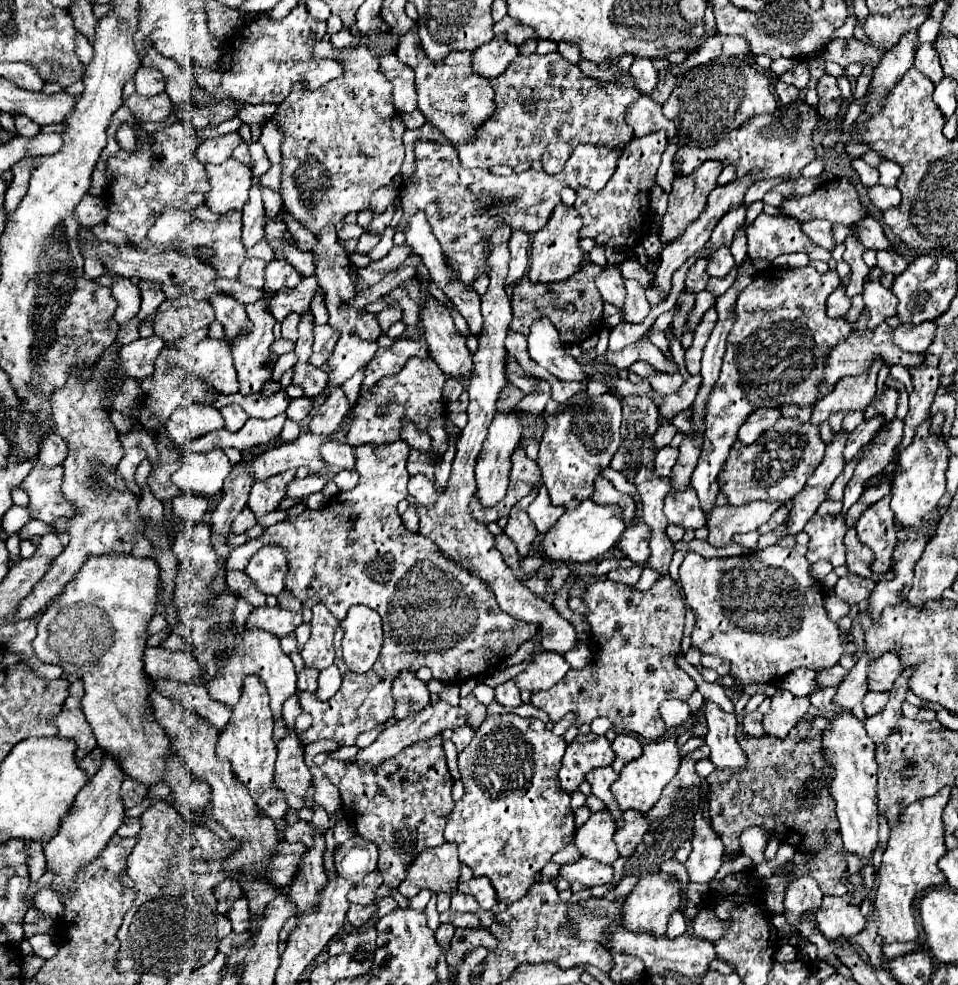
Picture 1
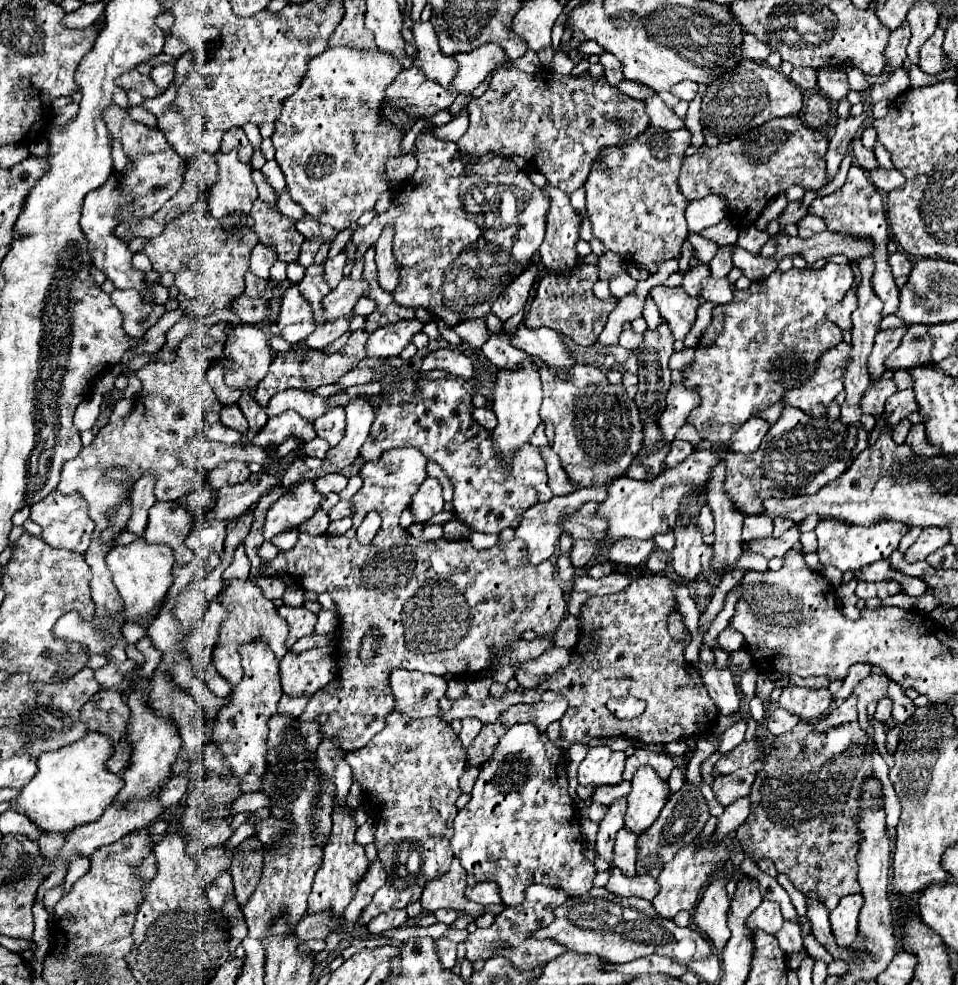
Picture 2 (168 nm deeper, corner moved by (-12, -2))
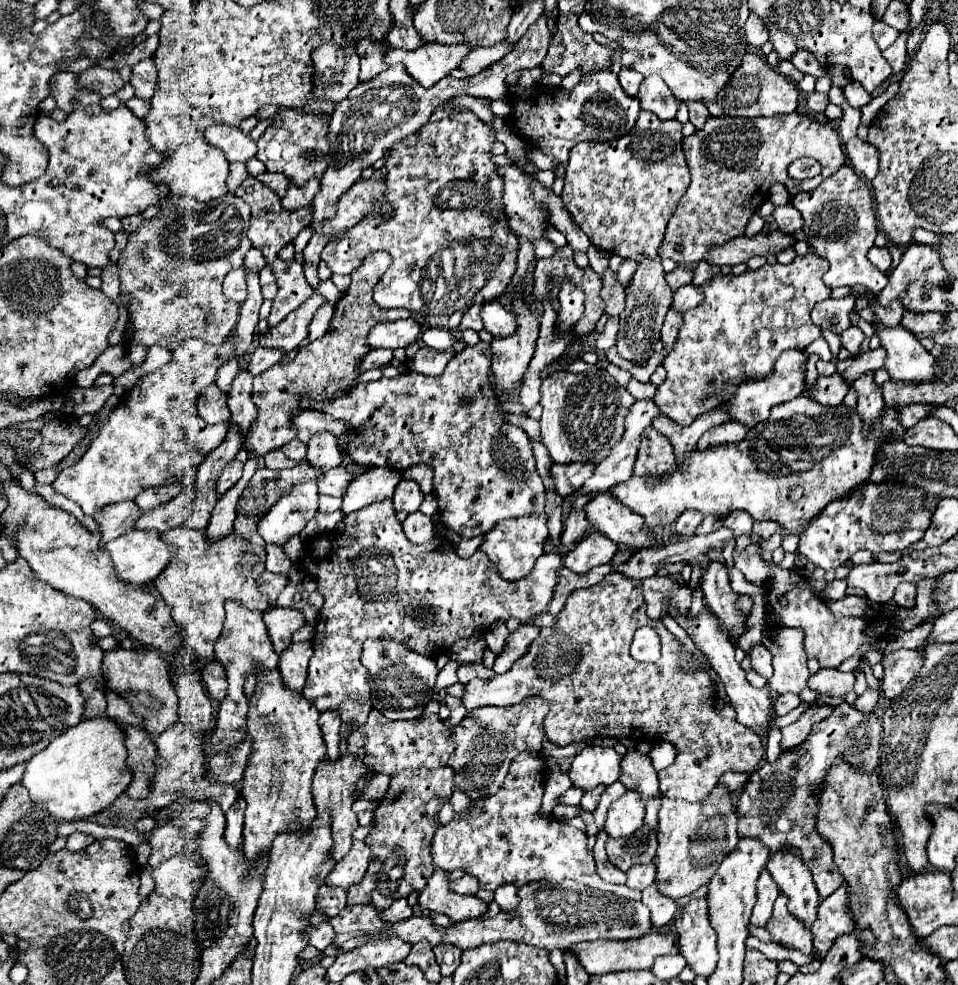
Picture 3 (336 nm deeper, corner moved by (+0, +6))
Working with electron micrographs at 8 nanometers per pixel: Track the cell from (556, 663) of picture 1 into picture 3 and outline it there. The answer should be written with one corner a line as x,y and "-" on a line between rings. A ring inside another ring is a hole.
520,624
520,628
508,636
504,652
494,662
494,672
504,674
520,656
524,656
534,642
534,638
540,634
540,628
536,624

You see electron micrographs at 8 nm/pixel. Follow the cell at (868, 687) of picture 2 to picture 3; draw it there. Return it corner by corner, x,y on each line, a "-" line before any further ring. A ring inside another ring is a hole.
820,668
810,676
808,688
818,694
828,696
846,696
854,688
854,672
840,672
836,668

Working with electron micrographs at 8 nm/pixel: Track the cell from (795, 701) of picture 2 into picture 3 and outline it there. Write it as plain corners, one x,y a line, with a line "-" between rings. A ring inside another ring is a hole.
784,628
782,632
768,632
762,644
774,654
774,676
768,680
768,688
776,694
794,692
800,694
808,686
810,670
802,648
802,630

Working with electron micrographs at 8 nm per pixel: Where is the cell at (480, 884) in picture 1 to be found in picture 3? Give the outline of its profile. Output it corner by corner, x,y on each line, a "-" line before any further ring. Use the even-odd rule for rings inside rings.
462,876
458,880
450,882
450,890
454,890
456,894
476,894
480,890
480,884
474,876

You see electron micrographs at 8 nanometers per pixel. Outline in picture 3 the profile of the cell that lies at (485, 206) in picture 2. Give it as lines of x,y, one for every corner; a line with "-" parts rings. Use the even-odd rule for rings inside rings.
440,106
432,116
430,120
418,130
418,140
416,144
404,144
404,142
398,142
390,148
390,156
386,160
386,170
388,170
388,176
386,176
386,200
382,200
380,206
390,206
392,208
392,214
386,216
386,214
380,214
380,210
374,210
374,214
368,214
362,222
358,222
352,230
348,230
344,236
340,238
334,238
326,244
326,248
322,250
322,260
326,260
326,264
330,266
330,270
334,274
350,274
354,268
360,266
362,258
368,256
370,252
376,252
376,250
386,250
390,256
392,256
392,264
388,268
388,272
380,278
378,286
374,288
374,302
382,308
408,308
410,312
416,312
416,314
422,314
426,318
426,322
434,328
444,328
444,330
454,330
458,328
460,320
462,320
462,314
466,312
466,308
470,308
470,304
478,304
478,302
486,302
486,300
496,300
498,296
502,296
502,292
506,290
514,270
516,270
516,252
520,248
518,244
518,238
514,236
514,232
510,232
510,226
508,226
508,216
504,212
504,206
502,206
502,194
504,194
504,180
500,178
498,174
498,166
492,162
492,144
494,144
494,134
492,130
470,110
448,110
444,106

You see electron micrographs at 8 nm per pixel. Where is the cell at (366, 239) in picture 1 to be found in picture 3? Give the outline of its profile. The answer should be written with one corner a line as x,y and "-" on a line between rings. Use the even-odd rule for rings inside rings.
382,250
368,254
362,260
362,264
352,272
352,284
344,292
344,296
338,300
336,312
334,312
334,318
330,322
330,330
326,332
326,336
300,348
292,362
274,364
268,370
264,370
262,374
254,376
252,400
256,404
258,414
256,414
256,420
250,426
248,438
244,442
244,448
248,450
248,460
244,464
244,474
238,480
238,484
234,484
234,488
230,488
224,496
220,496
212,510
212,520
206,530
210,544
222,540
224,536
228,536
232,532
232,524
236,520
236,502
240,500
244,488
252,480
252,476
258,468
258,460
264,458
270,450
282,448
286,442
290,442
294,438
294,428
290,424
290,416
300,410
298,396
310,394
316,400
330,400
338,392
348,392
354,386
354,380
358,376
356,364
362,360
364,354
370,352
370,344
366,344
366,336
368,336
370,328
374,328
374,324
378,324
382,320
398,320
398,318
412,316
410,310
378,308
378,304
372,300
372,288
382,278
382,274
388,270
388,266
390,266
390,254
386,254

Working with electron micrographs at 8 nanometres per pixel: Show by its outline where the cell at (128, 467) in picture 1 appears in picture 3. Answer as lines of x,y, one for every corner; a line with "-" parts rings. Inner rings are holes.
124,500
124,502
116,502
116,504
108,504
102,510
102,516
98,516
98,524
102,530
102,538
100,544
106,544
130,530
134,530
134,520
138,520
142,514
138,512
138,506
134,504
134,500

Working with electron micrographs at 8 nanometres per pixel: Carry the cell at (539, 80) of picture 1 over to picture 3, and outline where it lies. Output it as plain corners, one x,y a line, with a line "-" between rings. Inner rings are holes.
610,70
586,72
574,86
574,90
566,90
562,86
548,88
542,84
520,88
516,84
510,84
508,100
512,106
512,114
508,118
510,128
516,130
516,134
526,142
528,148
554,156
554,160
558,162
554,174
560,180
566,174
568,152
572,150
572,146
582,140
606,142
614,140
614,136
624,136
634,128
636,116
640,112
640,102
622,92
616,74
612,74

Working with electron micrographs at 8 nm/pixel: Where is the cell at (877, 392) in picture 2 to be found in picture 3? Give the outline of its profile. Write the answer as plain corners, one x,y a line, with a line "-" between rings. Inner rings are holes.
840,374
818,376
818,386
812,392
812,398
818,400
820,404
838,406
842,404
842,398
848,394
850,388
852,388
852,382
846,382

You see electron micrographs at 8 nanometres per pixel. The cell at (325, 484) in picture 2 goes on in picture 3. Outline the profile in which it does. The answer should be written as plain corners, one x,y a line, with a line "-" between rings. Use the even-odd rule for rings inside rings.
336,466
336,468
326,470
322,476
318,476
316,482
318,482
318,492
320,494
342,496
346,484
350,482
350,474
346,472
344,466

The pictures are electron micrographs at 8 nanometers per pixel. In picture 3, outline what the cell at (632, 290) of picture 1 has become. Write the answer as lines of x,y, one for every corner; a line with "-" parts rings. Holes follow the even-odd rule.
594,246
590,248
590,252
588,252
586,256
588,256
588,260
590,260
590,268
592,268
594,272
598,272
600,276
604,276
604,270
608,270
608,260
610,260
610,256
608,256
606,252
594,248

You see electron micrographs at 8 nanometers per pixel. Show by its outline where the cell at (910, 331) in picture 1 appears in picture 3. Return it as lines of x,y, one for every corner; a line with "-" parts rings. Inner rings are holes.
884,348
870,350
870,352
858,356
858,358
854,360
854,364
852,364
842,376
846,376
846,380
854,382
856,378
860,378
862,374
866,374
868,370
878,370
878,368
882,368
882,366
884,366
884,360
886,360
886,350
884,350

